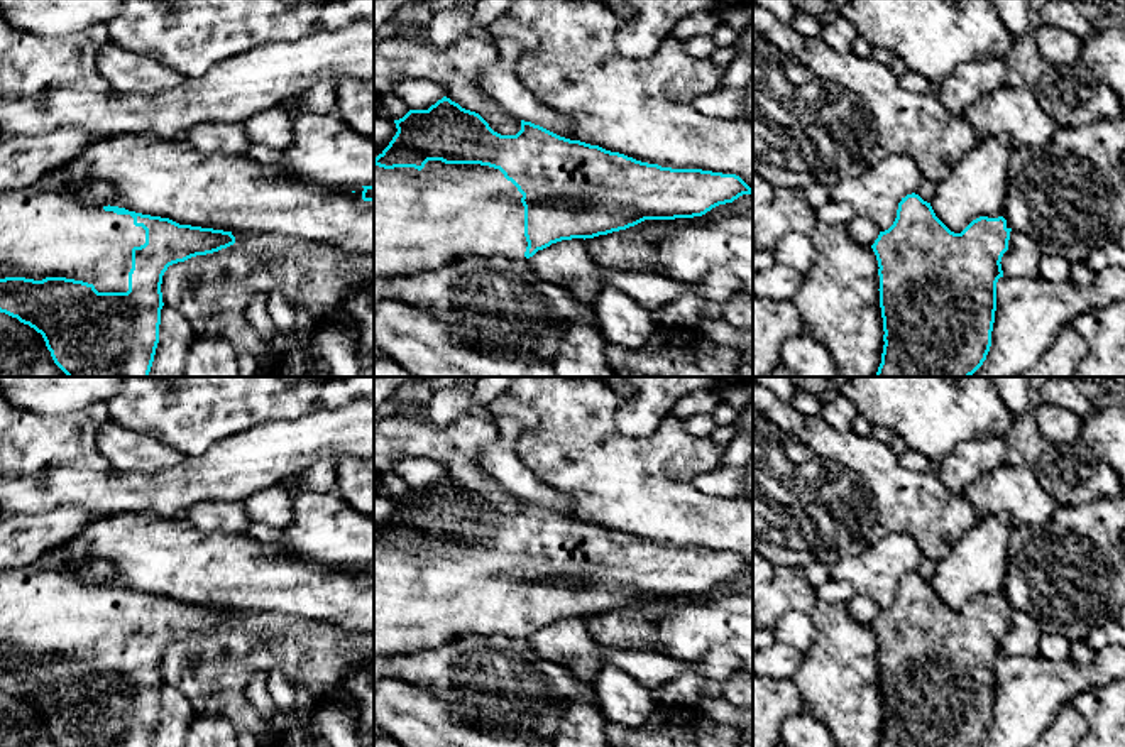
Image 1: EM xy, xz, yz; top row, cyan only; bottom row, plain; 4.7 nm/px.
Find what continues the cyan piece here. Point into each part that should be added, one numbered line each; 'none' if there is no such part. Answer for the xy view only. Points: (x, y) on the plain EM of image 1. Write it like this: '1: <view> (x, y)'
1: xy (43, 612)

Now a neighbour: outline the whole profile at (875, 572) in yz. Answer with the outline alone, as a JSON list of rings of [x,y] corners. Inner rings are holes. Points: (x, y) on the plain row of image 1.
[[[890,534],[866,544],[859,554],[831,564],[829,571],[831,580],[851,583],[856,595],[885,610],[897,597],[898,581],[915,571],[922,559],[924,553],[910,536]]]

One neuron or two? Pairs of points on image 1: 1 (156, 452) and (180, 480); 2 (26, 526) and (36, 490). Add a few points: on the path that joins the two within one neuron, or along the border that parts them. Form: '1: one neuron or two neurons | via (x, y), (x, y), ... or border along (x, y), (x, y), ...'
1: two neurons | border along (185, 457), (173, 465), (153, 472), (131, 472)
2: two neurons | border along (68, 504), (43, 512), (17, 514)

